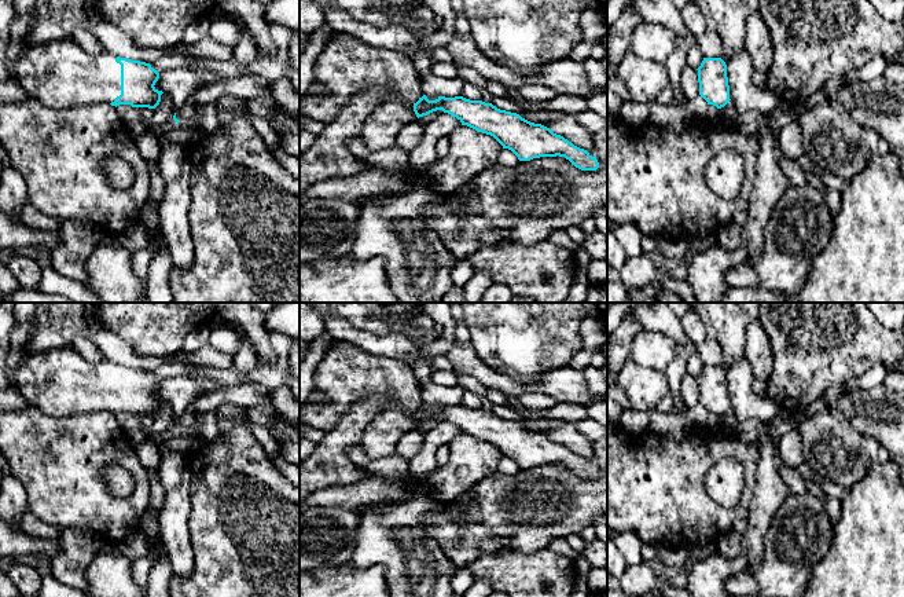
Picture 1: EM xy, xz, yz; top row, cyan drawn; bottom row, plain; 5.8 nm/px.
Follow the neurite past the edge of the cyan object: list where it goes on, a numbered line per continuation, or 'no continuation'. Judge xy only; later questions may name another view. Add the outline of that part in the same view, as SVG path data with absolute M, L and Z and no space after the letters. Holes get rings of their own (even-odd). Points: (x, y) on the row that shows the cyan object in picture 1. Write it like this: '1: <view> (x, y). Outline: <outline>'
1: xy (59, 73). Outline: M74 40L33 44L19 55L16 80L29 98L51 109L111 103L121 95L121 65L102 51L88 55Z

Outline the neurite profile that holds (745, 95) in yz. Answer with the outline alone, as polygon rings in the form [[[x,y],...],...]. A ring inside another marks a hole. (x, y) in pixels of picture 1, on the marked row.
[[[745,50],[734,54],[727,62],[730,99],[736,111],[758,110],[764,116],[773,113],[780,99],[769,89],[758,88],[753,81],[753,66]]]

